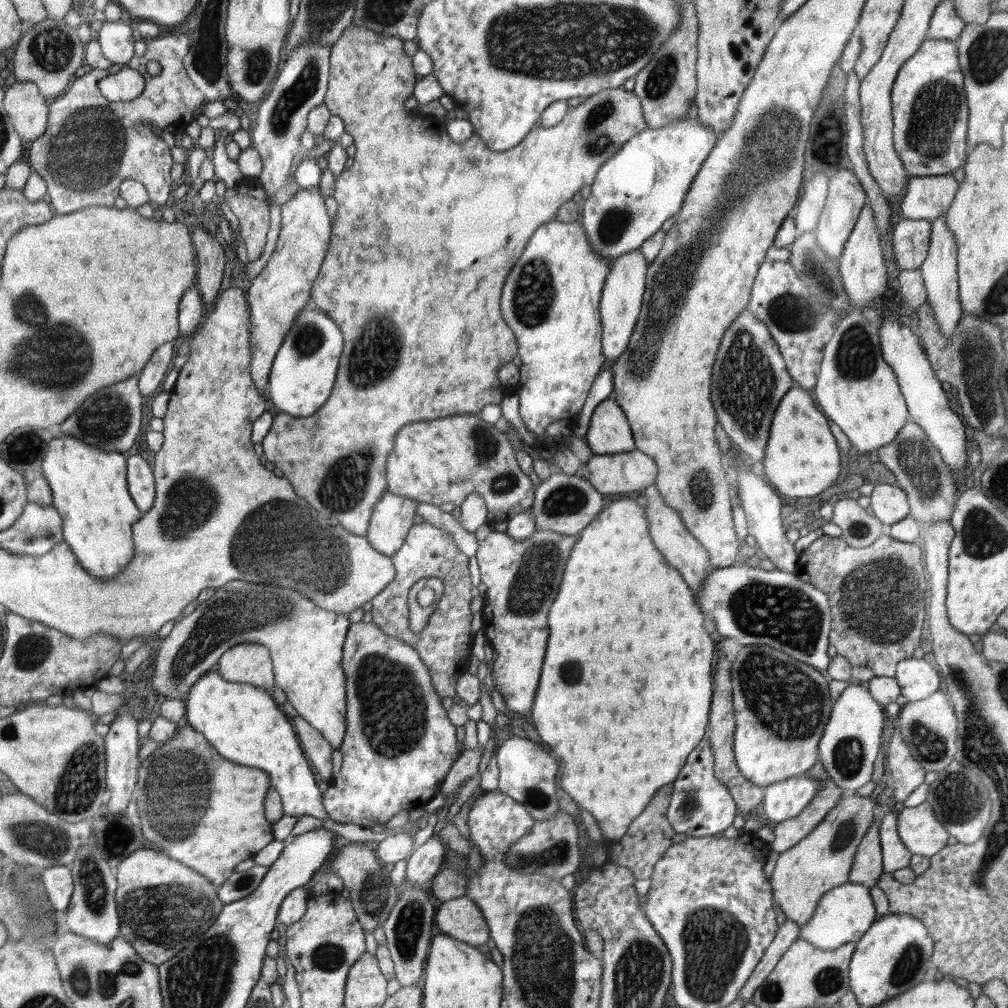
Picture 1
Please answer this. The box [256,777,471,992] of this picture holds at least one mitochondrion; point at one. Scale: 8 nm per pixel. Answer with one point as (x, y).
(410, 920)

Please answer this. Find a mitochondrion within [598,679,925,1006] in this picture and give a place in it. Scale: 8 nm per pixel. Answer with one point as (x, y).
(715, 946)

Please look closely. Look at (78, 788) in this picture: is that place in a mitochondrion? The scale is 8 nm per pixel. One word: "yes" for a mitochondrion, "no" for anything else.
yes

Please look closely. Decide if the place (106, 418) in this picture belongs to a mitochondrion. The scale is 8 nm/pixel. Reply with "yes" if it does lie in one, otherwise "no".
yes

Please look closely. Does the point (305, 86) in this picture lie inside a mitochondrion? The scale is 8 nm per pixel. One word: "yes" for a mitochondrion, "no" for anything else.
yes

